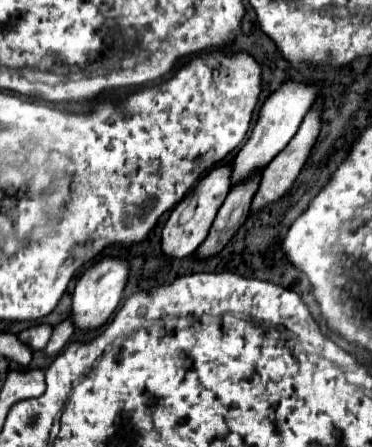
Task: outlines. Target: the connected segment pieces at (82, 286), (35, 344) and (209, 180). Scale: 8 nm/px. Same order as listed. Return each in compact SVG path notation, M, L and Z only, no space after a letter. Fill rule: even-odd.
M103 258L93 268L89 268L77 282L71 304L71 324L79 332L95 330L107 322L107 318L117 310L125 284L129 280L129 262L119 258Z
M39 324L39 326L31 326L23 332L17 334L19 340L23 344L27 344L31 350L43 350L43 346L49 342L49 336L51 336L51 326L47 324Z
M219 166L215 170L211 170L193 190L191 194L187 194L171 212L171 216L167 218L163 232L161 232L161 250L165 256L169 258L187 258L191 256L197 246L207 238L211 222L215 220L215 214L219 210L219 206L223 204L225 196L231 190L231 168L229 166Z

